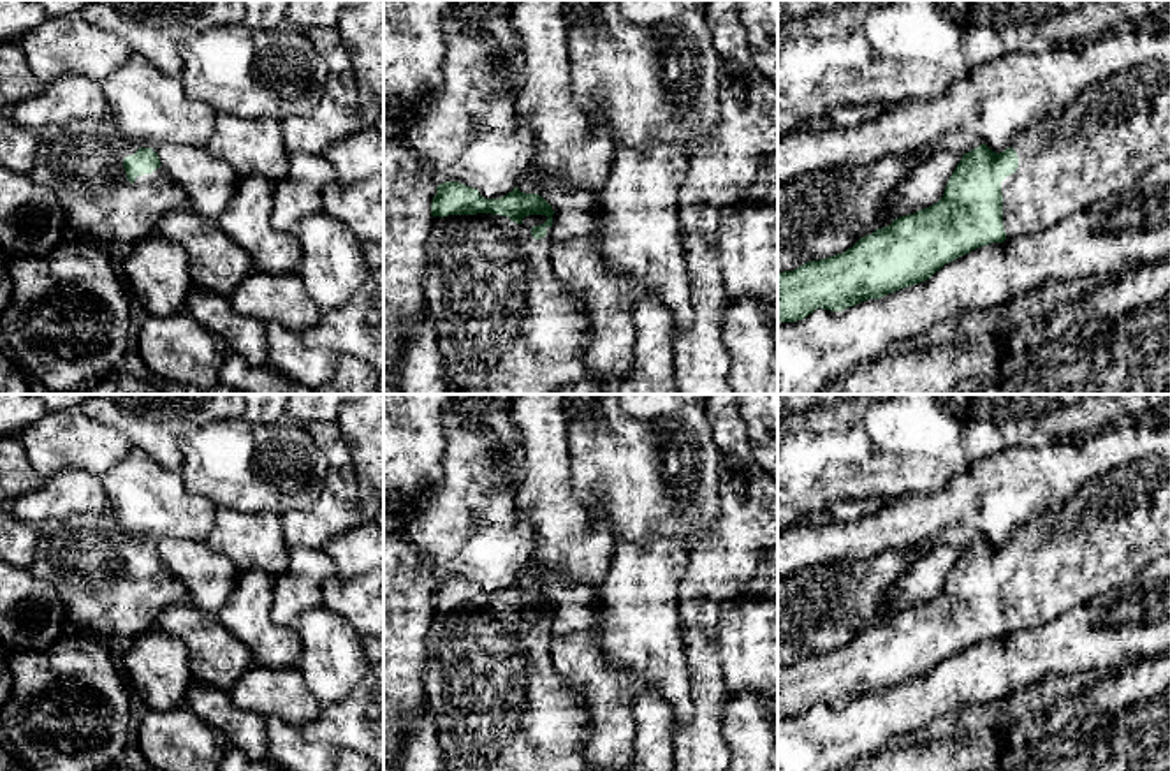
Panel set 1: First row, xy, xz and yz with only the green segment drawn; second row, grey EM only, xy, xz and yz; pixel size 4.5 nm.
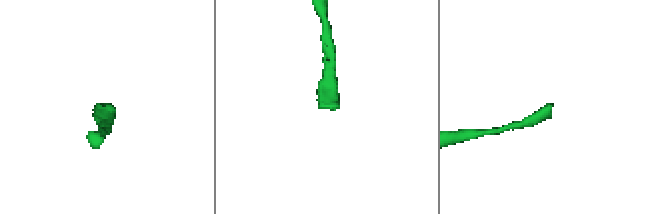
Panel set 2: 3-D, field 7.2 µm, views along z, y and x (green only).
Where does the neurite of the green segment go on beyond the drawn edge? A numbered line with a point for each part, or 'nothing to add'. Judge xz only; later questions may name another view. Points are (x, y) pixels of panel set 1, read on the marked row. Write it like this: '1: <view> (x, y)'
1: xz (505, 324)

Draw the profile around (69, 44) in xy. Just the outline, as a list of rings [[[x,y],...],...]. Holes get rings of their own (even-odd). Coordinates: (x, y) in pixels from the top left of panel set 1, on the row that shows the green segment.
[[[81,14],[46,18],[18,42],[28,69],[44,84],[67,74],[102,83],[132,53],[123,37],[86,21]]]

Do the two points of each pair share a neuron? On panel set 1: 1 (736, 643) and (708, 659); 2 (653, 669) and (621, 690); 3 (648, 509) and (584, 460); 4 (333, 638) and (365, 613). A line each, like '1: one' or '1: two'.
1: two
2: two
3: one
4: two

